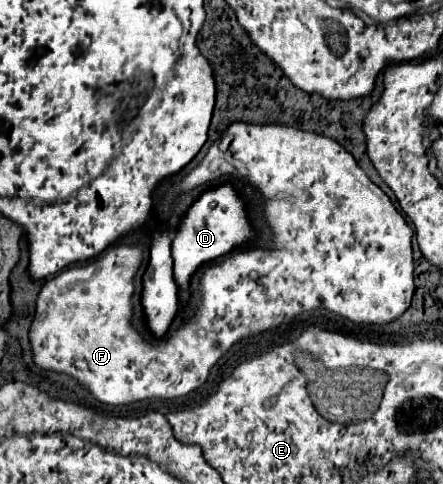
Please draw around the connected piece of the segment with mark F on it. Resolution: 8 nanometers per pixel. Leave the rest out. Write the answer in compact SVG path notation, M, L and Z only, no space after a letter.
M234 122L228 126L228 130L222 134L222 138L218 142L214 142L214 146L208 150L206 158L188 174L184 176L176 188L178 190L192 190L194 186L200 186L200 184L206 184L206 182L212 182L216 178L220 178L222 174L234 174L234 168L232 164L221 167L221 158L226 160L226 154L232 154L236 160L244 162L246 164L246 170L250 174L250 182L254 186L258 186L258 190L262 192L262 196L268 198L266 202L266 210L264 210L264 216L268 220L268 226L272 228L274 232L274 242L272 242L272 248L258 248L258 246L250 246L250 248L242 248L242 250L236 250L236 254L230 254L222 260L216 260L212 264L206 266L204 270L204 276L202 276L202 302L200 306L196 308L196 314L194 318L184 324L180 330L176 330L174 334L170 336L164 336L162 340L154 340L154 338L146 338L142 334L138 334L132 324L130 324L130 318L132 318L132 292L134 292L134 274L136 270L140 268L140 262L142 262L142 250L136 248L136 246L114 246L114 248L108 248L104 250L100 256L96 256L94 260L90 260L88 264L84 266L72 266L72 268L66 268L62 270L58 276L54 276L52 280L48 280L42 290L40 290L40 296L38 296L38 302L36 302L36 316L30 324L30 330L28 330L28 338L30 338L30 346L32 346L32 360L38 368L42 370L50 370L50 372L58 372L58 374L68 374L70 378L74 378L82 388L86 388L96 400L100 400L102 404L112 404L112 406L126 406L126 404L132 404L132 402L140 402L140 400L150 400L150 398L166 398L166 400L172 400L172 398L180 398L180 396L186 396L190 394L192 390L200 388L212 366L236 344L240 342L242 338L248 338L248 336L254 336L254 334L260 334L260 332L268 332L268 330L274 330L278 328L280 324L284 322L290 322L292 318L300 316L302 312L308 312L308 310L316 310L316 308L326 308L342 318L348 318L356 324L390 324L394 322L396 318L400 318L412 304L412 296L414 296L414 254L412 254L412 228L404 222L402 214L396 210L396 206L392 204L392 200L366 176L366 172L358 166L358 162L354 160L354 156L350 152L346 152L336 140L332 138L326 138L326 136L320 136L320 134L314 134L314 132L304 132L304 130L298 130L298 128L288 128L288 126L258 126L258 124L246 124L246 122Z

